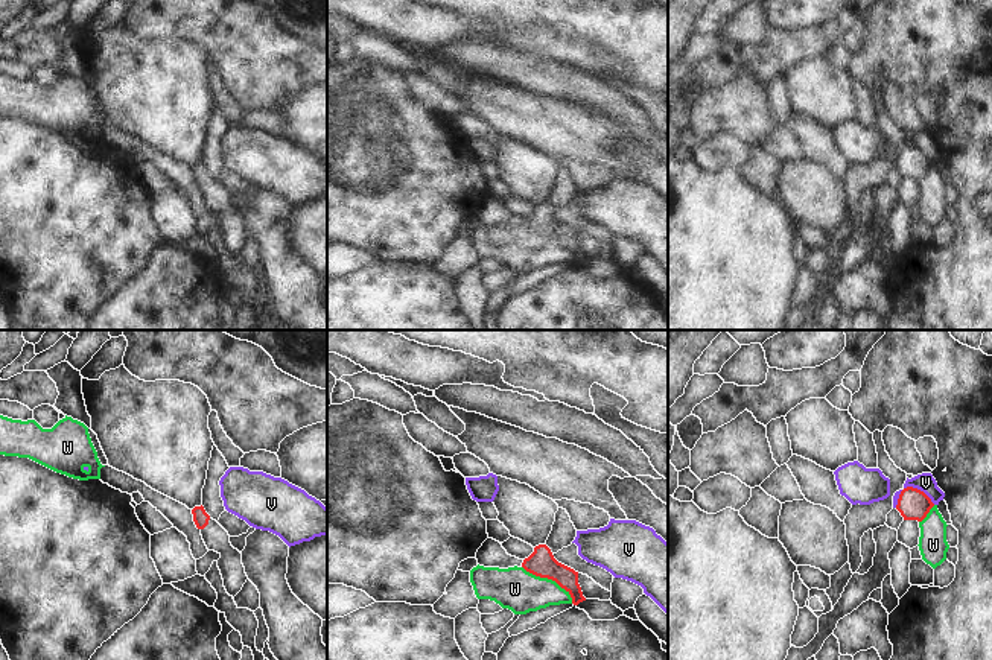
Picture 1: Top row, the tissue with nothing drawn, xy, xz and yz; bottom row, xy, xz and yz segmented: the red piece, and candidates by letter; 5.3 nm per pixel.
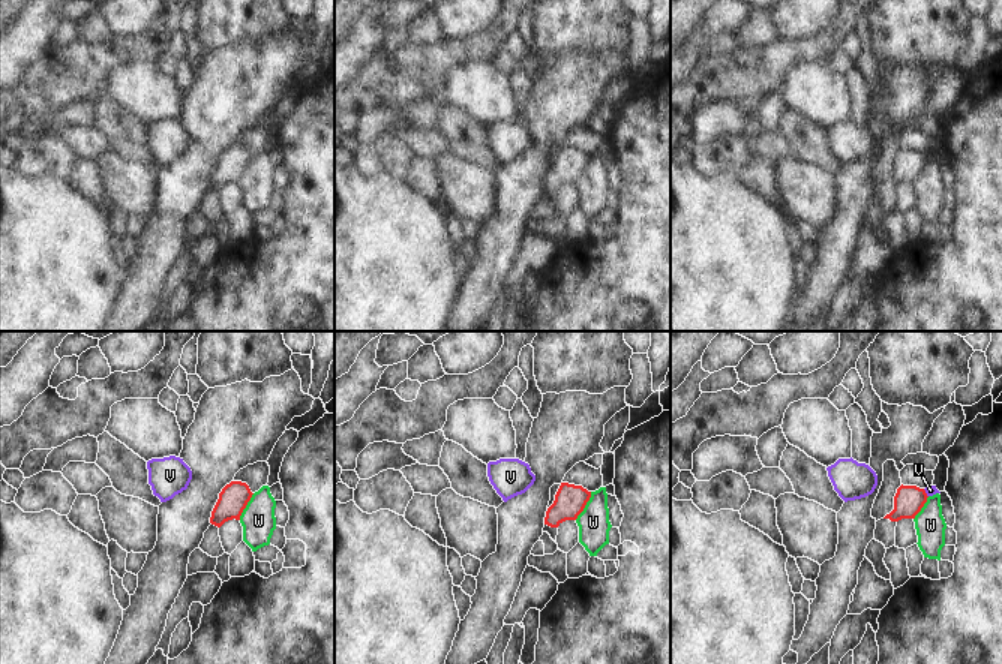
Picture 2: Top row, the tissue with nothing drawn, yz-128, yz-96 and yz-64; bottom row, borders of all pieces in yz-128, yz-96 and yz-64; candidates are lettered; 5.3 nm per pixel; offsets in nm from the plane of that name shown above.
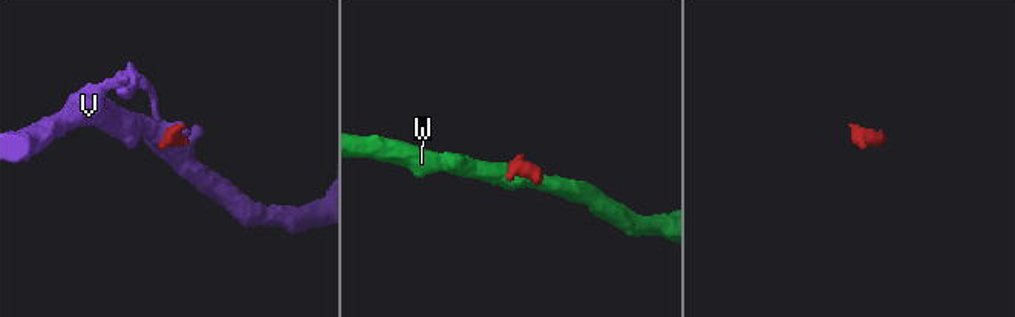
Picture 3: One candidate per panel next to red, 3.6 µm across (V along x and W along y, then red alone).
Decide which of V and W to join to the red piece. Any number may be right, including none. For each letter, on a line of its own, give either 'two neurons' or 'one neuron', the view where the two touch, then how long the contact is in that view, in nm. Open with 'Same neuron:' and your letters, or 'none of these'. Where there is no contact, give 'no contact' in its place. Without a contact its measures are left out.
Same neuron: none of these
V: two neurons; meets red in yz; contact 220 nm long
W: two neurons; meets red in xz; contact 340 nm long

